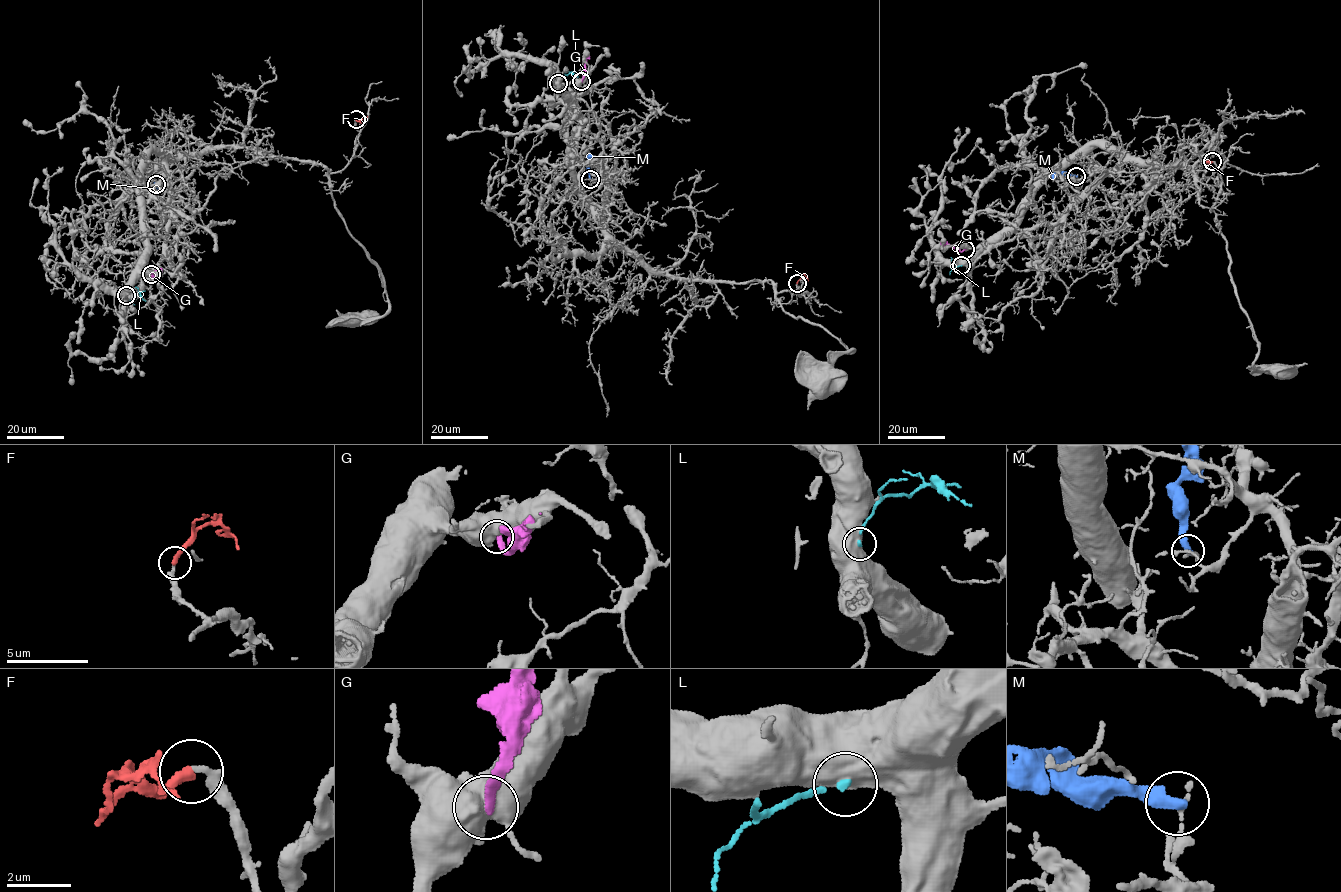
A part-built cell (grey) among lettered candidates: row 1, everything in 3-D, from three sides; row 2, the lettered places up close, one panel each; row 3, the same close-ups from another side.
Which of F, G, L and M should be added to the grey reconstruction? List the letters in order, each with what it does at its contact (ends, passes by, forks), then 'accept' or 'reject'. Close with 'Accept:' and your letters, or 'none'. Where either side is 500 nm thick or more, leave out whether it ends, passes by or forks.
F: it ends there; accept
G: reject
L: reject
M: it ends there; reject
Accept: F

